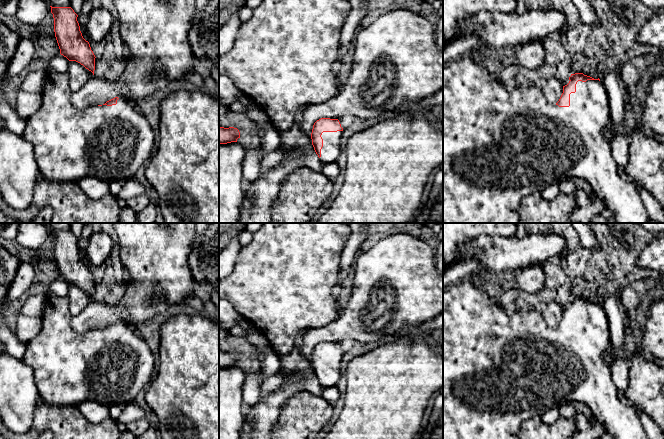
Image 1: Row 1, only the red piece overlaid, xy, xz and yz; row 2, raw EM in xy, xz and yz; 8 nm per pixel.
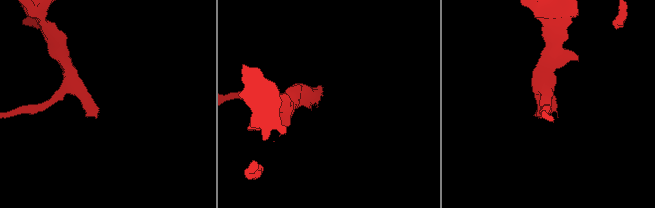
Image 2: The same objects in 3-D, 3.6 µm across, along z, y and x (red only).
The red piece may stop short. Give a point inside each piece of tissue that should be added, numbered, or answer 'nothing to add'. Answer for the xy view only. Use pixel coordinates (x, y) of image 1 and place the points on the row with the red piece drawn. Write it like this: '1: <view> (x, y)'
1: xy (111, 143)

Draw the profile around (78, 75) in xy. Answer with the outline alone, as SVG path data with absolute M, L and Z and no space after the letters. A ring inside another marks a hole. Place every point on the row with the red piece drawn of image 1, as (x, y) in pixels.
M70 61L67 74L71 92L78 91L90 79L94 78L94 75L91 71L76 61Z

